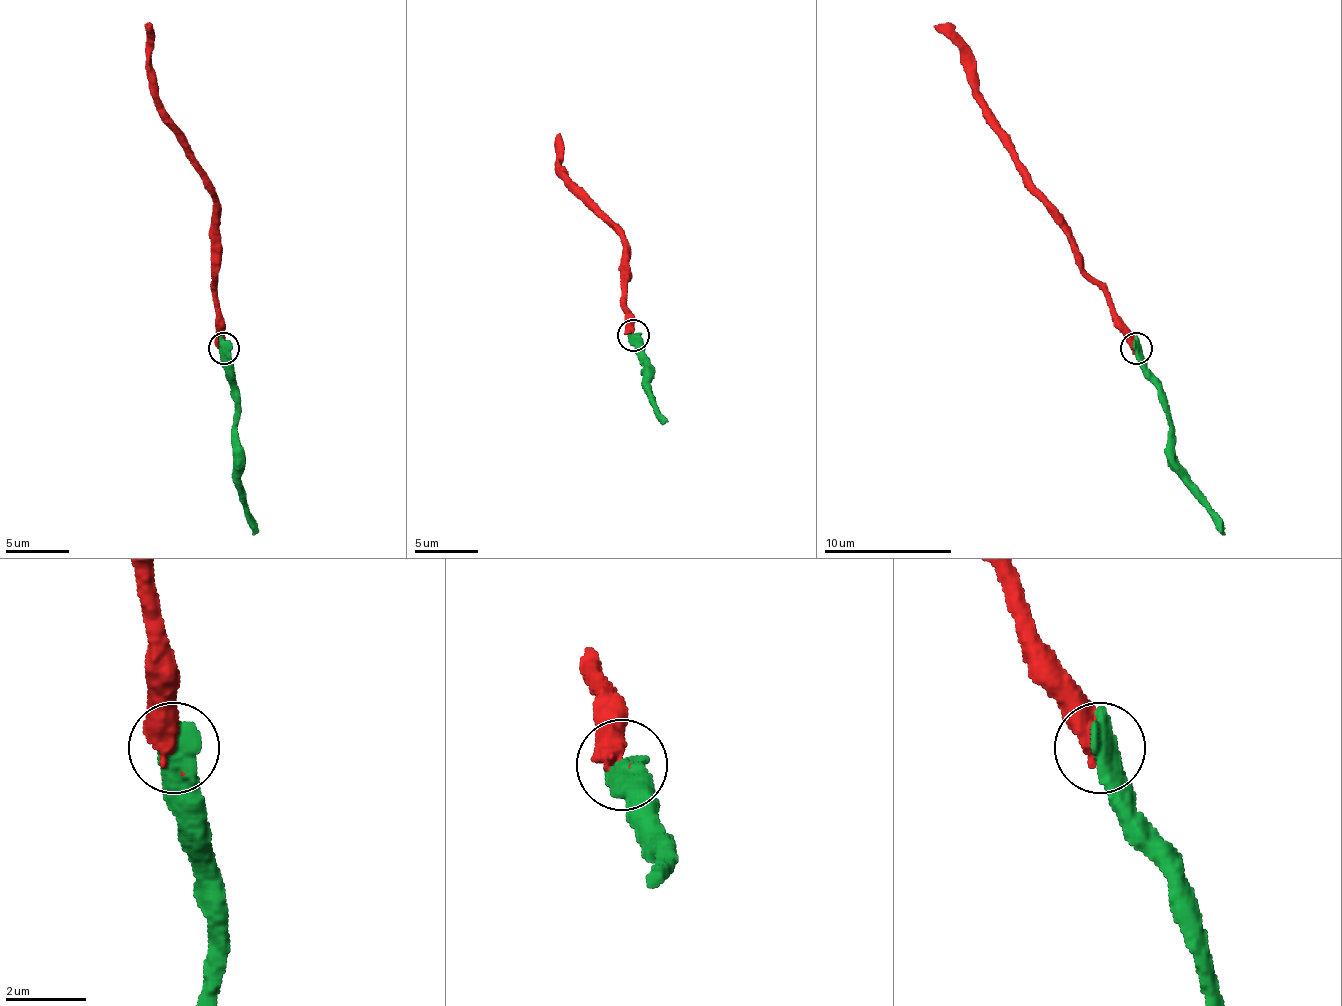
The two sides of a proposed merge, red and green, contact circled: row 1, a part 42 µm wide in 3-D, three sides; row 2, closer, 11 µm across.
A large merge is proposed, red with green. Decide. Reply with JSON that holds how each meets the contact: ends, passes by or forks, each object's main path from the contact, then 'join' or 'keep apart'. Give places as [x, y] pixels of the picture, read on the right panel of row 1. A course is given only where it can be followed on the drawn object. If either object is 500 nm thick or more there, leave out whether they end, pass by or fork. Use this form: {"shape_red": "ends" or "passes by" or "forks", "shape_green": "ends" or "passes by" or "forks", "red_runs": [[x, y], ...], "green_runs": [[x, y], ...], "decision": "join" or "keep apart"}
{"red_runs": [[1136, 349], [1111, 294], [1082, 266], [1063, 215], [1041, 192], [977, 87], [977, 68], [932, 26]], "green_runs": [[1136, 349], [1143, 374], [1159, 390], [1172, 467], [1226, 534]], "decision": "join"}

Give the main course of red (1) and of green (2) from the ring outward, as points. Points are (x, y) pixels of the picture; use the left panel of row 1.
1: (221, 349), (215, 266), (215, 192), (151, 87), (151, 26)
2: (224, 349), (228, 374), (234, 390), (234, 486), (253, 534)

